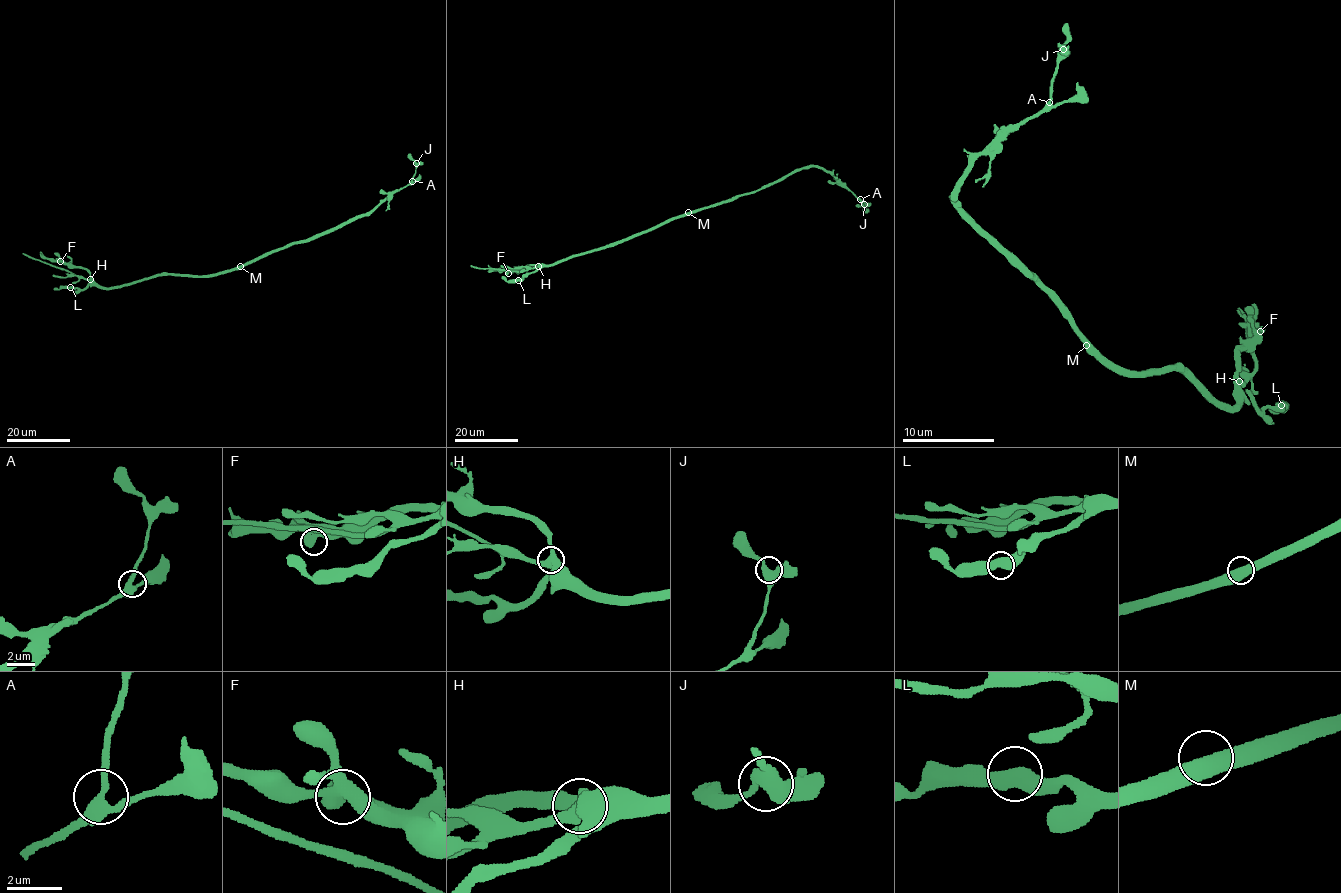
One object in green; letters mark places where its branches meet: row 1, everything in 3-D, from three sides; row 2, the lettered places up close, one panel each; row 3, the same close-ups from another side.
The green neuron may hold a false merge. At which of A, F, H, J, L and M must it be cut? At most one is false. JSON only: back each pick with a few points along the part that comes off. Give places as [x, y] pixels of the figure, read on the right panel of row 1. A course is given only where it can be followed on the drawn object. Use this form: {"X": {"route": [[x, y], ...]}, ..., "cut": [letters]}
{"cut": []}

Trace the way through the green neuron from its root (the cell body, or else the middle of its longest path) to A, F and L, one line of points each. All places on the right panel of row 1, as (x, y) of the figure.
A: (1090, 343), (1065, 313), (955, 203), (955, 187), (967, 168), (1001, 134), (1033, 118), (1049, 102)
F: (1090, 343), (1118, 370), (1180, 370), (1210, 400), (1223, 407), (1233, 407), (1237, 402), (1237, 354), (1260, 331)
L: (1090, 343), (1125, 372), (1180, 370), (1210, 400), (1223, 407), (1251, 398), (1260, 411), (1281, 405)

